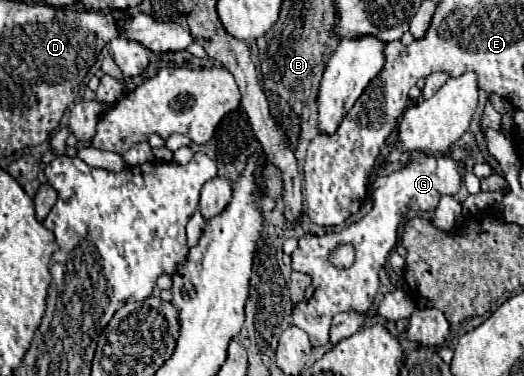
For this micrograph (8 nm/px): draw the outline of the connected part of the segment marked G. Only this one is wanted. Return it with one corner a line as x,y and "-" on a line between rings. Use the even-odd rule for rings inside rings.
455,147
443,155
415,155
407,165
391,175
375,179
375,205
373,209
357,223
349,225
339,233
327,233
323,237
305,235
299,239
299,249
293,257
293,271
301,271
313,277
309,285
309,297
301,301
293,311
293,325
303,329
309,335
313,347
329,343
329,327
333,315
341,311
367,313
375,301
379,289
379,269
387,261
389,251
397,243
397,227
403,221
409,207
413,211
435,209
443,195
457,195
463,183
459,163
467,163
471,157
471,147
-
337,243
351,243
357,251
357,259
349,269
337,269
327,263
329,253

